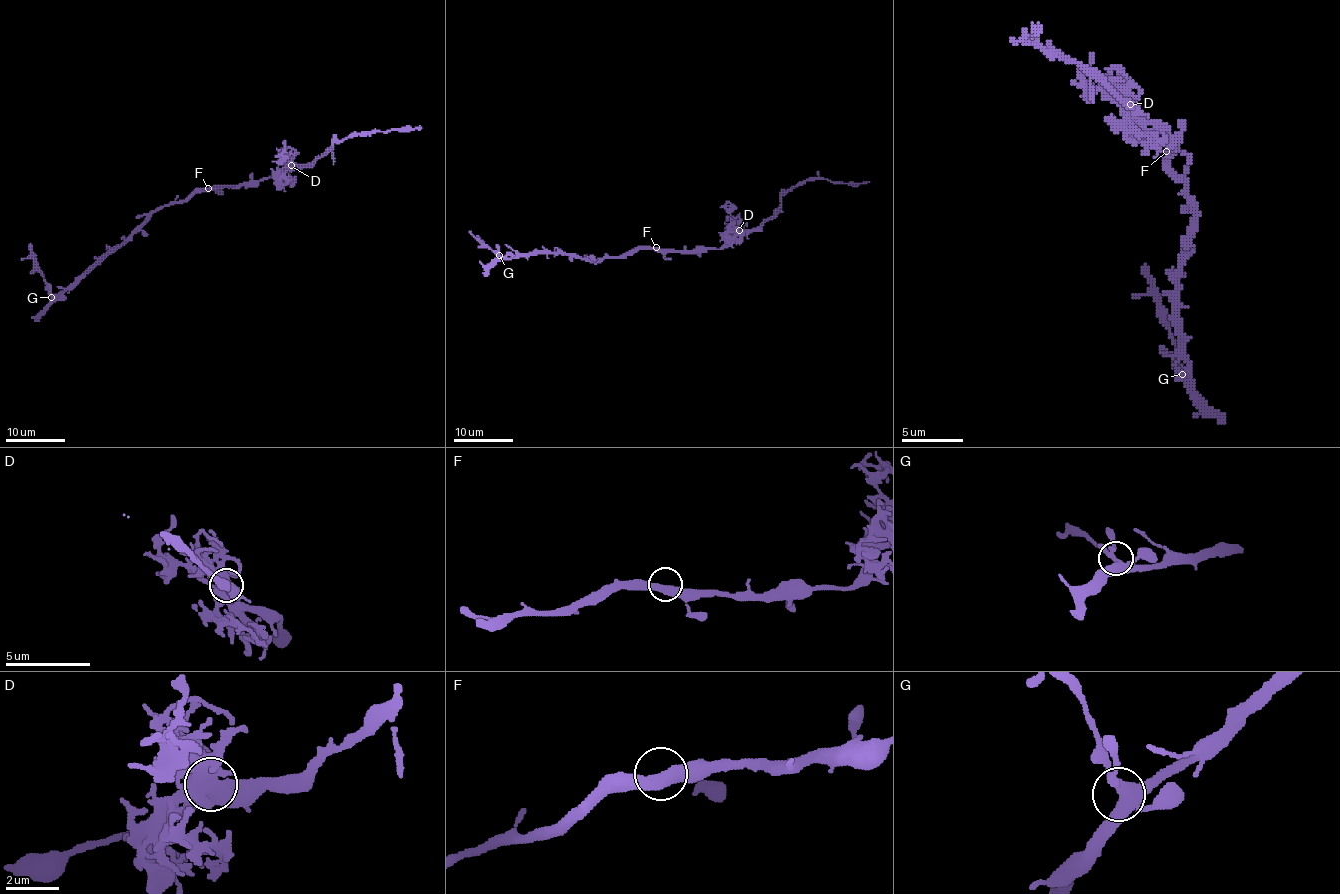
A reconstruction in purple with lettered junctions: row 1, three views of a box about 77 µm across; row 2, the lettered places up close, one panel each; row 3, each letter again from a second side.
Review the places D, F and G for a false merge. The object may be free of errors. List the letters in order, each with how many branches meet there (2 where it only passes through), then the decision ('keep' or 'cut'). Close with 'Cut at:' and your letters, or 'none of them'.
D: 4 | cut
F: 2 | keep
G: 4 | keep
Cut at: D

